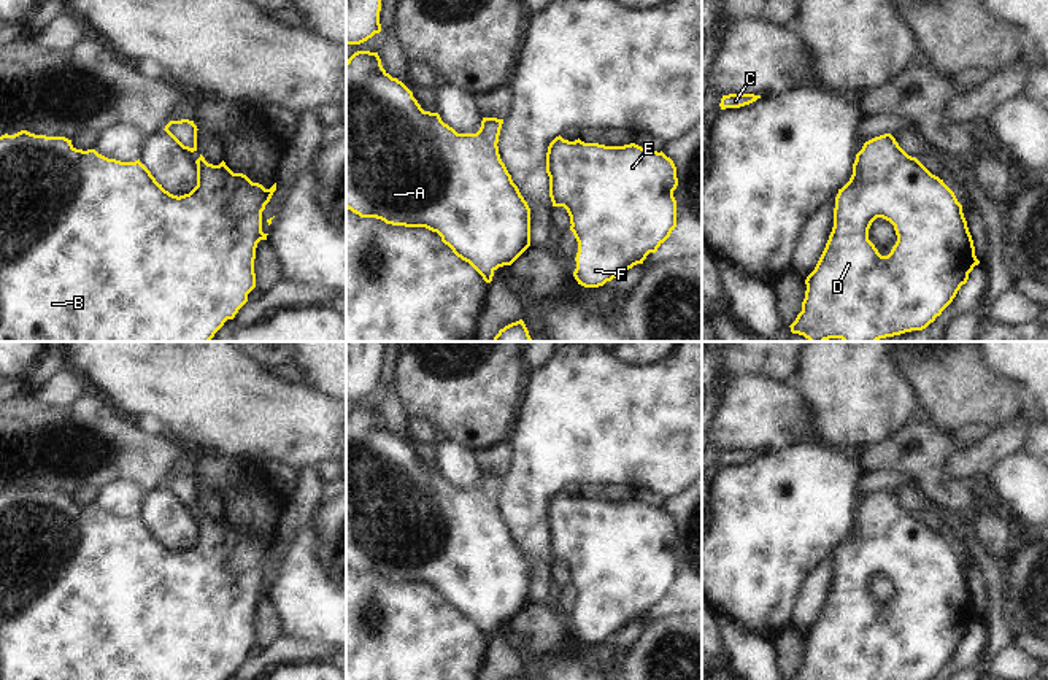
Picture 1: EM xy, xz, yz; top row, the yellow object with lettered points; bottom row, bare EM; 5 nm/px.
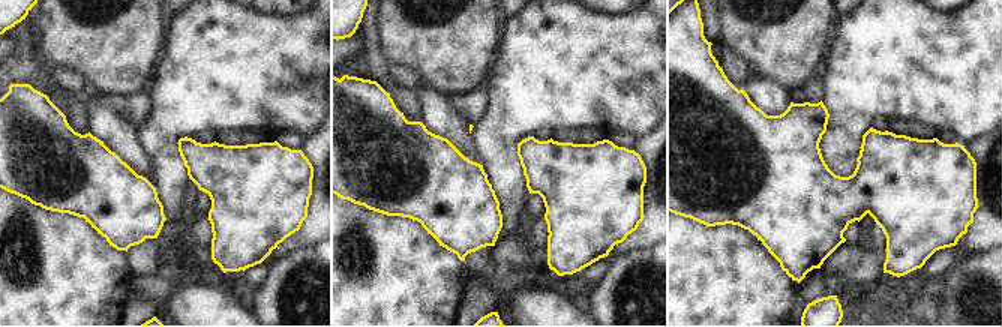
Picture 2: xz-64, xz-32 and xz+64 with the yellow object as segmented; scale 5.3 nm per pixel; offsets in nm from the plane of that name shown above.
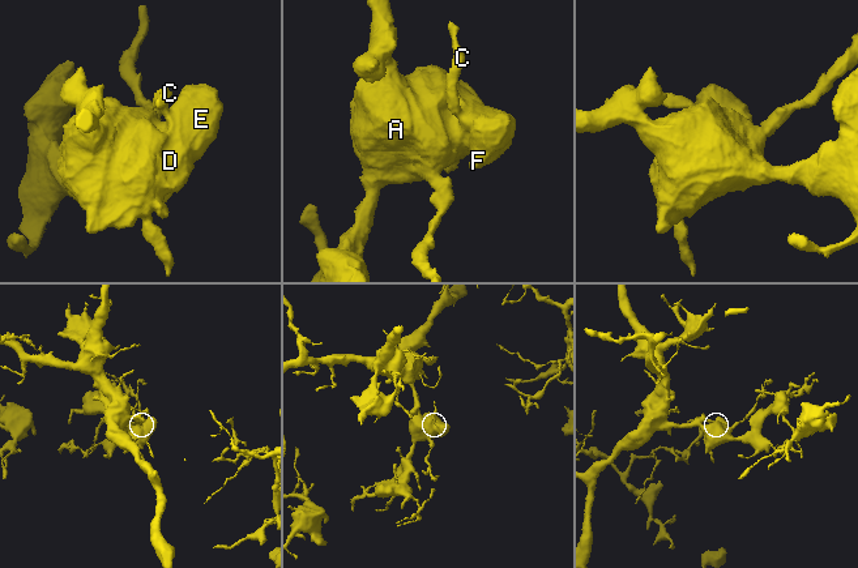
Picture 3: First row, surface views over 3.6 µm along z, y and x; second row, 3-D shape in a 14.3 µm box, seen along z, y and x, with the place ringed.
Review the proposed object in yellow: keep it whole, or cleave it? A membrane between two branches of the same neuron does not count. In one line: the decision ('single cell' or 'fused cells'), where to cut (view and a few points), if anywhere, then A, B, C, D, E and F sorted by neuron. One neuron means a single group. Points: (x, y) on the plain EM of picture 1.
single cell; cut none; groups A B C D E F

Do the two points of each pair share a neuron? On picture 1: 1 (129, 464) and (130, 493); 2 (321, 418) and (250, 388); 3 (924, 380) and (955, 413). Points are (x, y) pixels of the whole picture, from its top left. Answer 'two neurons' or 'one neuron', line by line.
1: two neurons
2: one neuron
3: one neuron

